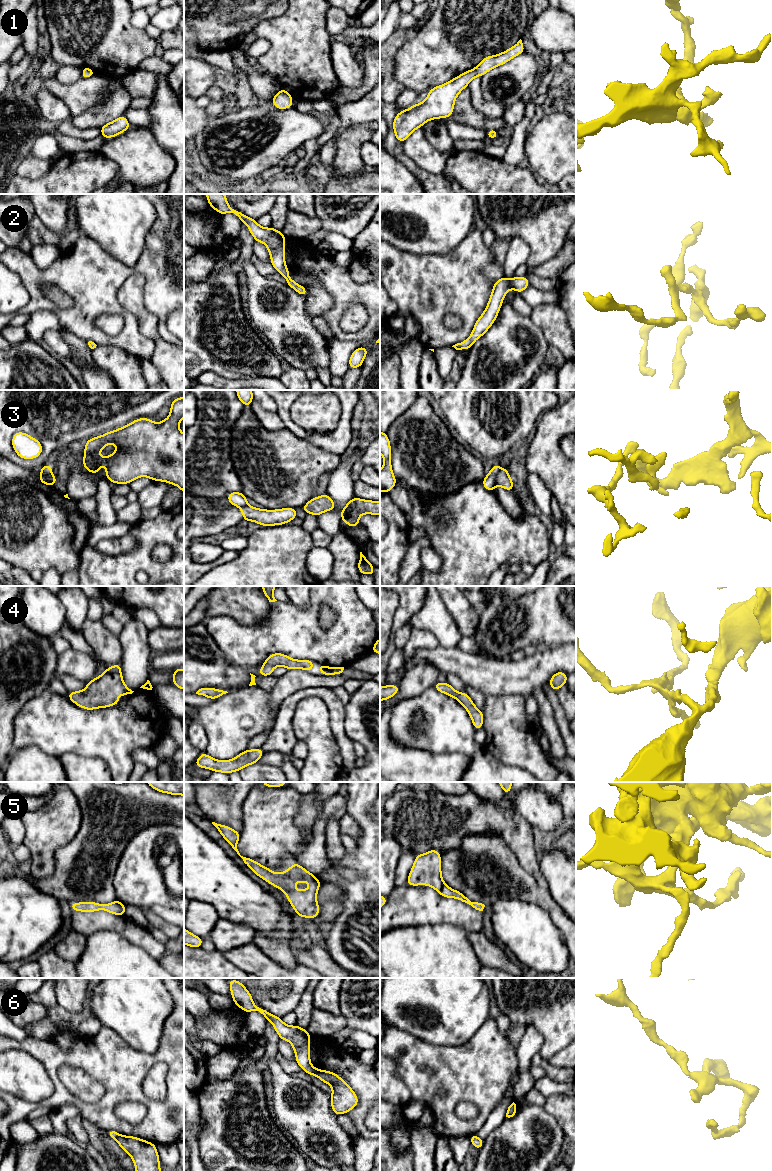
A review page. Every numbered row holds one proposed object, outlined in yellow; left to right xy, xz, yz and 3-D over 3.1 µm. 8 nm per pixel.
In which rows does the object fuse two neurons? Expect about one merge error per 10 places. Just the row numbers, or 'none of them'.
3, 6

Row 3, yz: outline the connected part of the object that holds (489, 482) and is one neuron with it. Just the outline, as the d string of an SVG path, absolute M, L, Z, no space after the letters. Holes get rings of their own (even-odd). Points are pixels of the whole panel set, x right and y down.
M498 464L494 465L490 469L490 473L486 474L486 477L483 479L482 484L484 488L488 491L494 491L497 486L496 483L496 475L500 470L500 466Z

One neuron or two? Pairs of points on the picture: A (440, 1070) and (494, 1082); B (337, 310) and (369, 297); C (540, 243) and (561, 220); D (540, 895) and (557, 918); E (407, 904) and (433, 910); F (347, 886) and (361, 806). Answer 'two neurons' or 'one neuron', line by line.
A: one neuron
B: one neuron
C: one neuron
D: one neuron
E: one neuron
F: one neuron

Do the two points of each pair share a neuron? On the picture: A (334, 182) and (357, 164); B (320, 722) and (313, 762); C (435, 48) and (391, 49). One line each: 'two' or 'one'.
A: two
B: one
C: two

